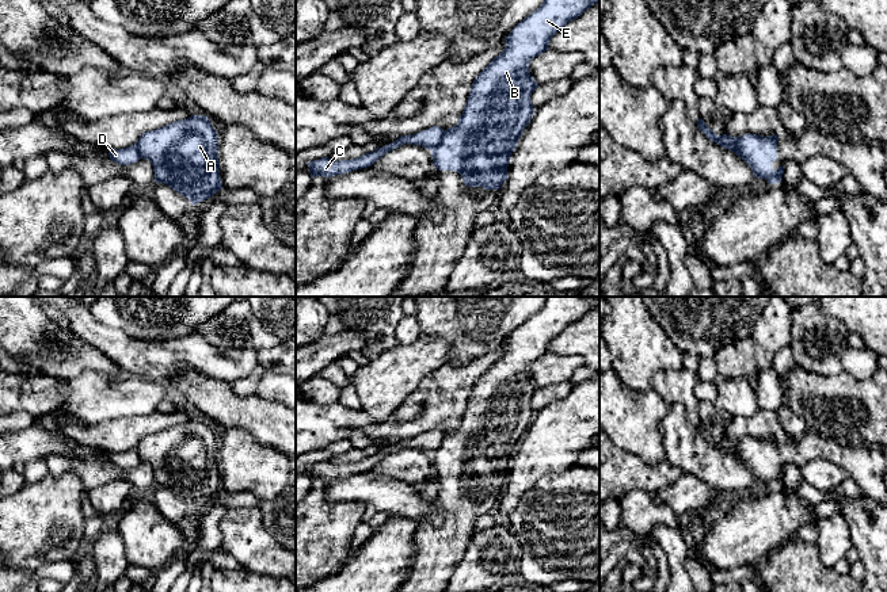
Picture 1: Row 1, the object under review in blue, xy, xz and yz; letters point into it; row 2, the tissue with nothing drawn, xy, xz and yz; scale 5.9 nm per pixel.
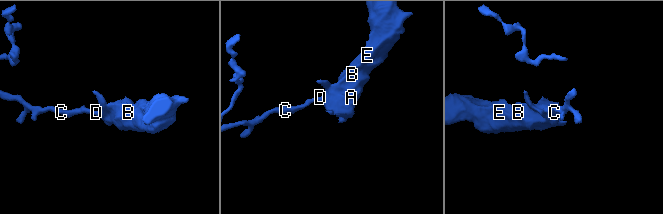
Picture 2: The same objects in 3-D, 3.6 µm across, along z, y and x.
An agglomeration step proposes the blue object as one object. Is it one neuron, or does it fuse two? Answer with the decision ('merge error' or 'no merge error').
merge error

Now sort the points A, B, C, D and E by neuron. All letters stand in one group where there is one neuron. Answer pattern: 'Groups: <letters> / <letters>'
Groups: A B E / C D

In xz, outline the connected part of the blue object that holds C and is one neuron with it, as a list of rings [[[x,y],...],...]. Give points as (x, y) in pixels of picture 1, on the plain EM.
[[[433,429],[412,439],[401,439],[396,444],[382,451],[377,451],[374,455],[365,457],[358,462],[334,465],[328,461],[321,461],[319,463],[309,465],[307,469],[309,470],[312,482],[315,480],[332,481],[336,478],[343,478],[351,474],[372,470],[385,457],[404,447],[422,448],[426,452],[433,454],[442,444],[444,436],[445,434],[442,431]]]

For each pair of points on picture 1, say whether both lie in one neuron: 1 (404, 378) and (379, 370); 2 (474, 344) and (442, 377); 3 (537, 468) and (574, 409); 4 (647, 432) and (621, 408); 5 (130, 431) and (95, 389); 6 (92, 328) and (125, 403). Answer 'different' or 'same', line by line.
1: same
2: different
3: same
4: same
5: different
6: different

